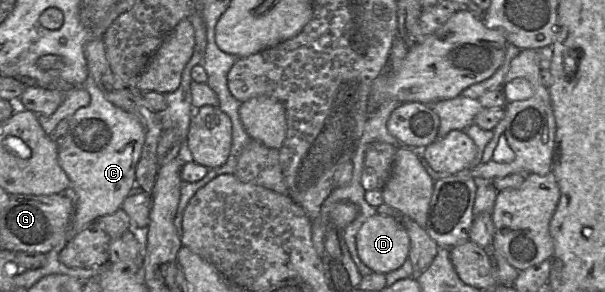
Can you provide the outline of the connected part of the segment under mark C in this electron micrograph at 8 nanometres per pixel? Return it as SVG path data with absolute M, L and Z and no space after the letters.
M88 75L82 85L90 94L89 105L79 108L70 118L66 133L57 141L58 162L67 175L72 197L75 201L71 225L67 230L67 241L79 233L86 225L98 218L121 208L125 198L135 186L135 171L144 144L144 130L138 119L109 102Z

